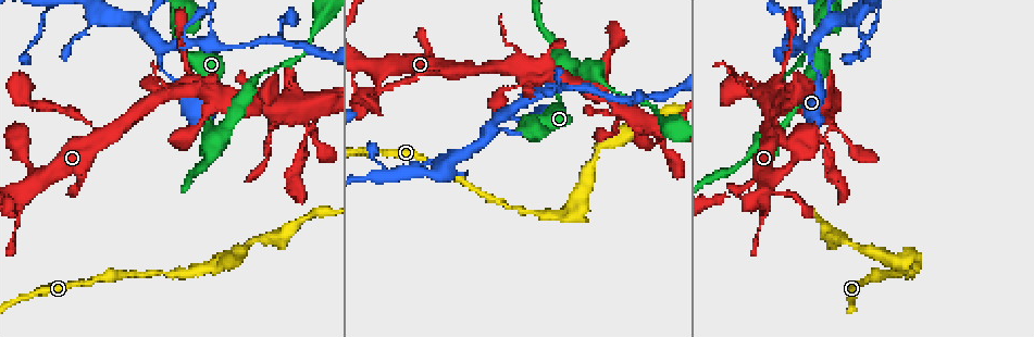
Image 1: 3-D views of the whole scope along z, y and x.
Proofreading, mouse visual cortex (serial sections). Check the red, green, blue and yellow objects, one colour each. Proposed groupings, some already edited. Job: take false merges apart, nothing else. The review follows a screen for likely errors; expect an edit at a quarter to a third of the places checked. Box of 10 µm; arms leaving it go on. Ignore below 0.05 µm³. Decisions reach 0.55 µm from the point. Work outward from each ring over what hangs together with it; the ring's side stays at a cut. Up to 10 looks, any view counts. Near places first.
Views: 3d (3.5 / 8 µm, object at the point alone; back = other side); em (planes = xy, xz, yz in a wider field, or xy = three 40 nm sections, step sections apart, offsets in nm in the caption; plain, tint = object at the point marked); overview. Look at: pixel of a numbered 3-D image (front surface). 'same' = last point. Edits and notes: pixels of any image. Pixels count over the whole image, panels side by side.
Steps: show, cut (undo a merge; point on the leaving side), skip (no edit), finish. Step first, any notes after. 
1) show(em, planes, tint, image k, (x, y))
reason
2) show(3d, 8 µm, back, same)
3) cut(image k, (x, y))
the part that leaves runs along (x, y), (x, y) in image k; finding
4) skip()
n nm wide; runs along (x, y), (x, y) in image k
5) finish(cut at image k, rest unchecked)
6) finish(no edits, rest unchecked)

show(3d, 3.5 µm, image 1, (563, 213))
a fork

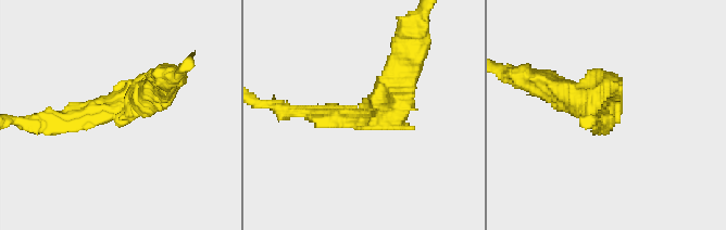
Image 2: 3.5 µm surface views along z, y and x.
show(em, xy, step 3, tint, image 2, (127, 111))
shape alone is not enough

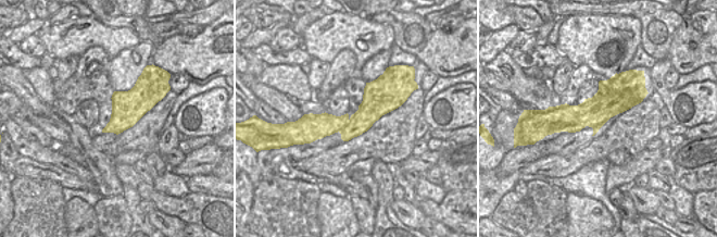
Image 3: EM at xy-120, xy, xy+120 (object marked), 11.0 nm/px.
cut(image 2, (395, 126))
the part that leaves runs along (368, 115), (408, 68), (411, 32) in image 2; a second cell is stuck on

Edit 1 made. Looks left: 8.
show(3d, 3.5 µm, image 1, (451, 69))
thin neck

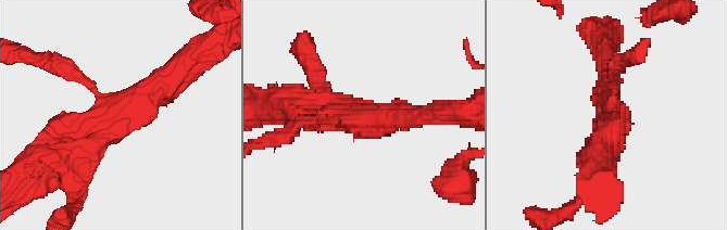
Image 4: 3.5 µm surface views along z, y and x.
show(em, xy, step 2, tint, image 4, (363, 117))
3 arms; arms of 150, 300, 500 nm; need the tissue

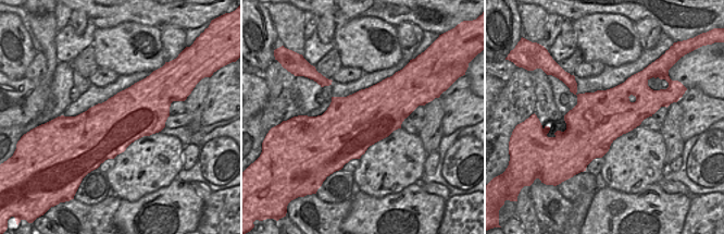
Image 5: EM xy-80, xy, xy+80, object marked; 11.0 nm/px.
skip()
runs along (58, 155), (138, 112), (175, 75) in image 4; one cell here

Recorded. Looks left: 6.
show(3d, 3.5 µm, image 1, (809, 48))
arms part here

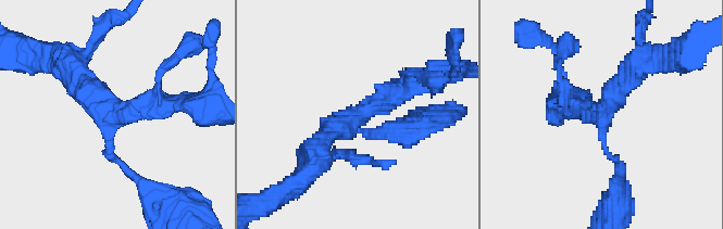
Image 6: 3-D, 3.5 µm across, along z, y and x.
show(em, xy, step 1, tint, image 6, (604, 113))

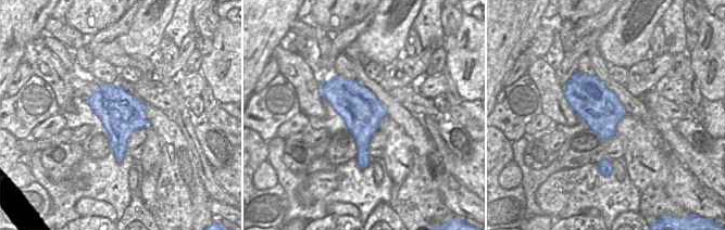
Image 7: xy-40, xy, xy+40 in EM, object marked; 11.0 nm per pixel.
skip()
one cell here

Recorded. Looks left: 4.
show(3d, 3.5 µm, image 1, (218, 133))
abrupt turn

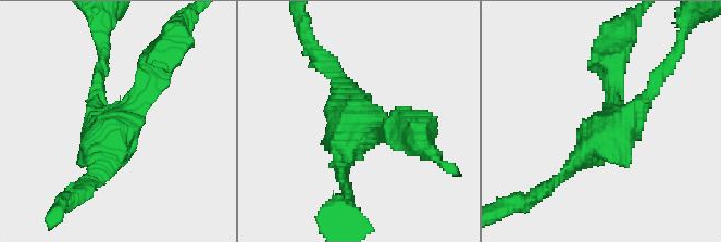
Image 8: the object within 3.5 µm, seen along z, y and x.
show(em, xy, step 5, tint, image 8, (117, 122))
need the tissue

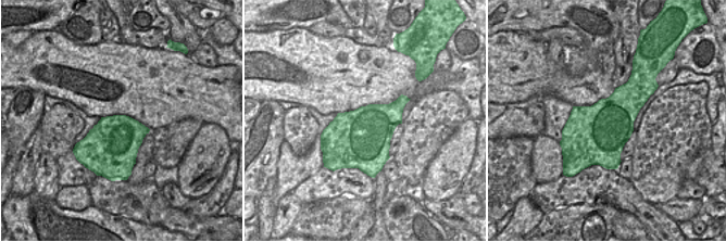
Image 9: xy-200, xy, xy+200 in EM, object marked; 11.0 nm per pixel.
skip()
runs along (342, 180), (351, 141), (398, 130) in image 8; all the same cell

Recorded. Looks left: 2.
finish(cut at image 2, rest unchecked)

